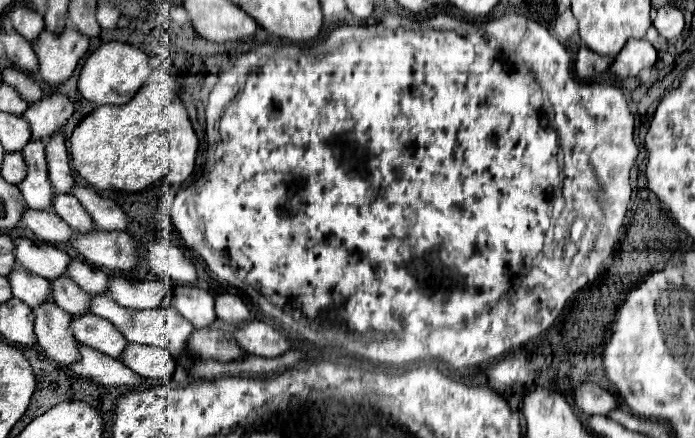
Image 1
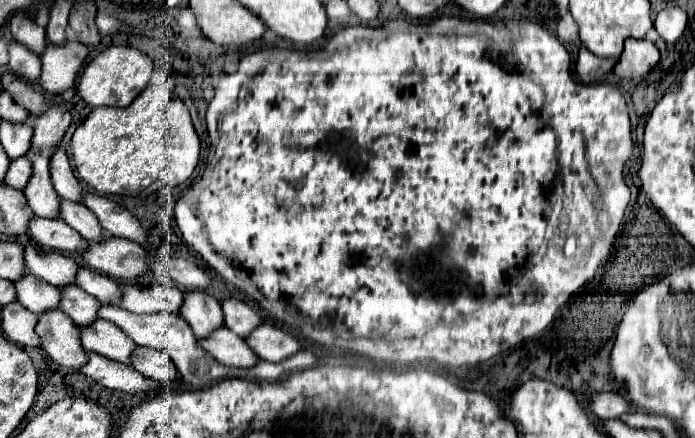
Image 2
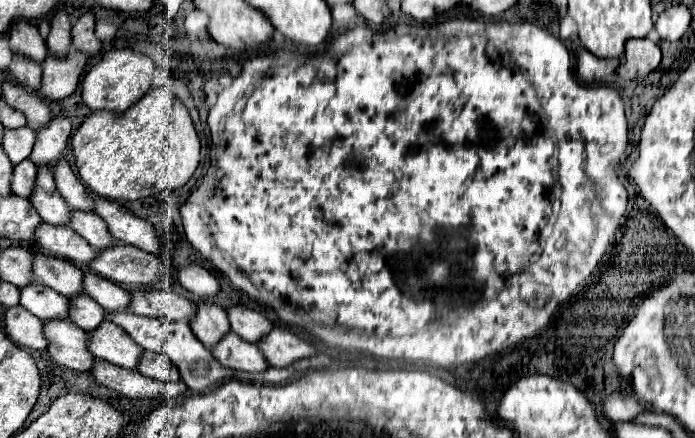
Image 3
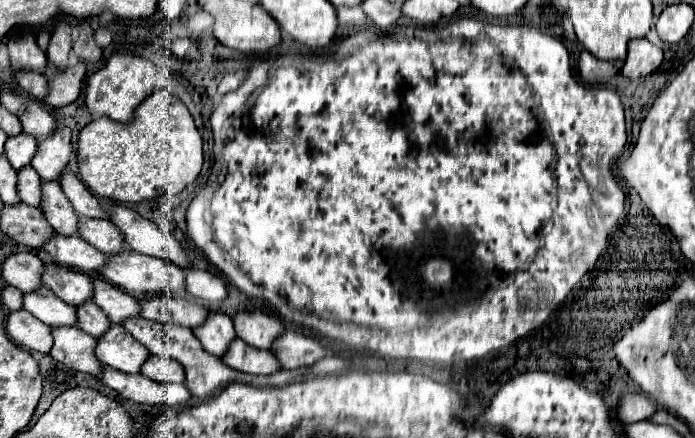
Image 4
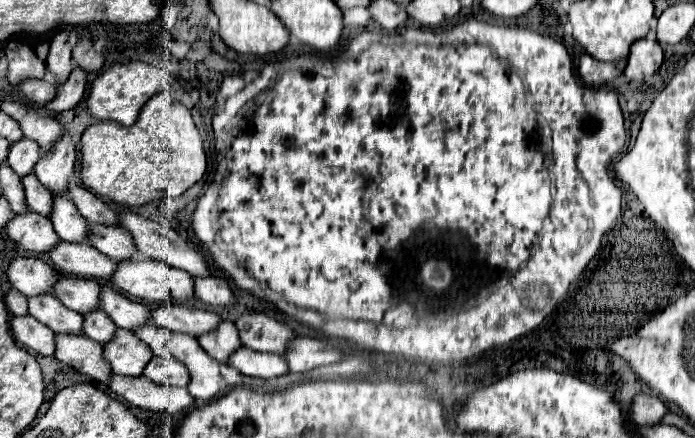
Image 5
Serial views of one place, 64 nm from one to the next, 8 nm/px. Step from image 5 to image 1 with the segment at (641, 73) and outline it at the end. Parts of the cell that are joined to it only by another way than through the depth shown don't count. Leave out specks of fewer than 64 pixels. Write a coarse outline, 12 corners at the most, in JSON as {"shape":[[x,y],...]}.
{"shape":[[630,38],[612,72],[628,78],[656,64],[656,48]]}

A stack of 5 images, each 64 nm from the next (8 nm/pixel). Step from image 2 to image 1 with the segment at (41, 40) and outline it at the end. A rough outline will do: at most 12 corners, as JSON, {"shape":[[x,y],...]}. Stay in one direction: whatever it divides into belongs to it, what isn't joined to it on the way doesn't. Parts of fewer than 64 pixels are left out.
{"shape":[[26,2],[16,4],[8,16],[30,44],[40,38],[44,20]]}

